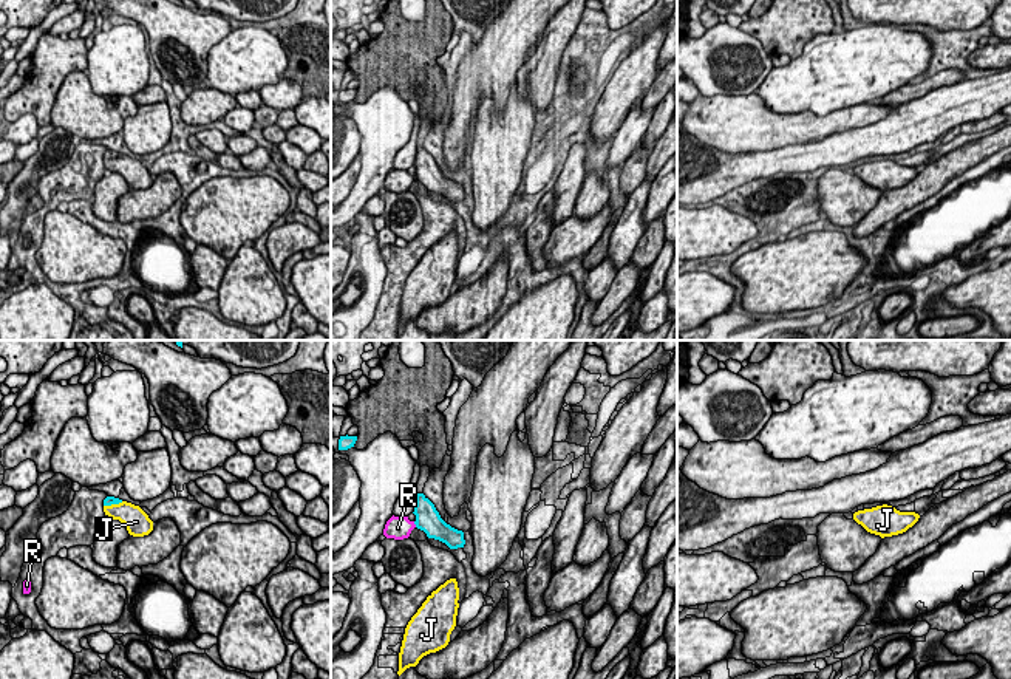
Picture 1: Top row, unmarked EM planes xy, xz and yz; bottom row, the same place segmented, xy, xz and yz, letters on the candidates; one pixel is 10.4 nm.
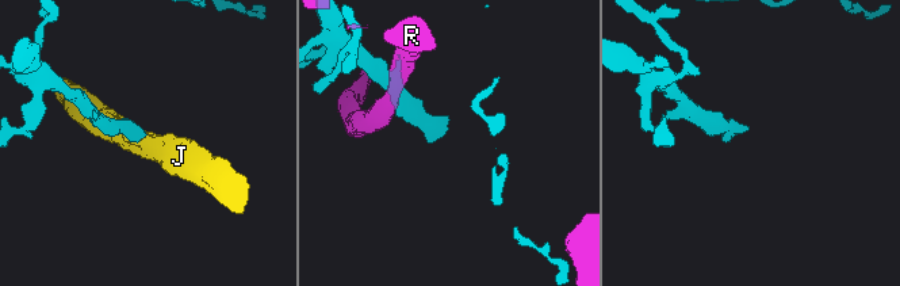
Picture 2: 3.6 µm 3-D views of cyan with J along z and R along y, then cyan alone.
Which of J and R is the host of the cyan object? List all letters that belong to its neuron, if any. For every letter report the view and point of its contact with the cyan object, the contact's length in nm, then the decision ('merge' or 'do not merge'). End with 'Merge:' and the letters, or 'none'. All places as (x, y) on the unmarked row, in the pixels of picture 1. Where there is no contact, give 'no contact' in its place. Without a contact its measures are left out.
J: xy (113, 156) | 220 nm | merge
R: xz (415, 177) | 70 nm | do not merge
Merge: J

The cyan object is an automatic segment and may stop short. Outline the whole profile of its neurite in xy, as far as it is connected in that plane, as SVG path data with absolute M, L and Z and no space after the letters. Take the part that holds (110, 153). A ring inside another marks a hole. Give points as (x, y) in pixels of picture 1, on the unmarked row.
M114 150L104 153L104 165L113 173L119 173L133 190L144 190L153 184L153 175L148 169L131 156L122 155Z

